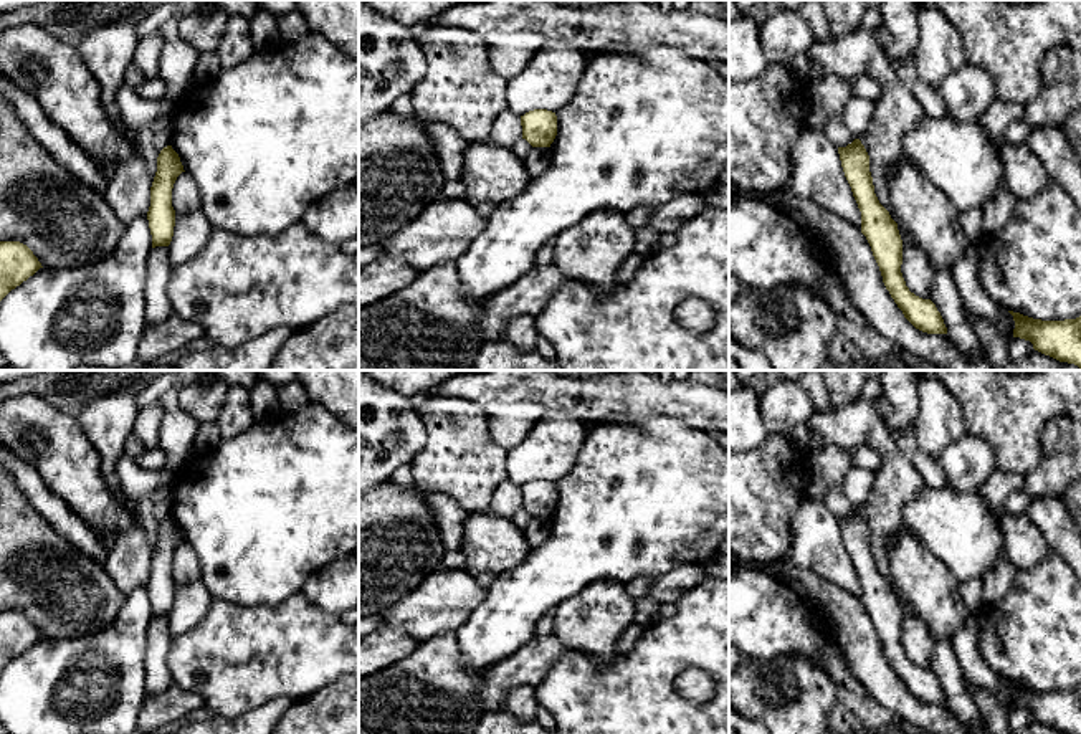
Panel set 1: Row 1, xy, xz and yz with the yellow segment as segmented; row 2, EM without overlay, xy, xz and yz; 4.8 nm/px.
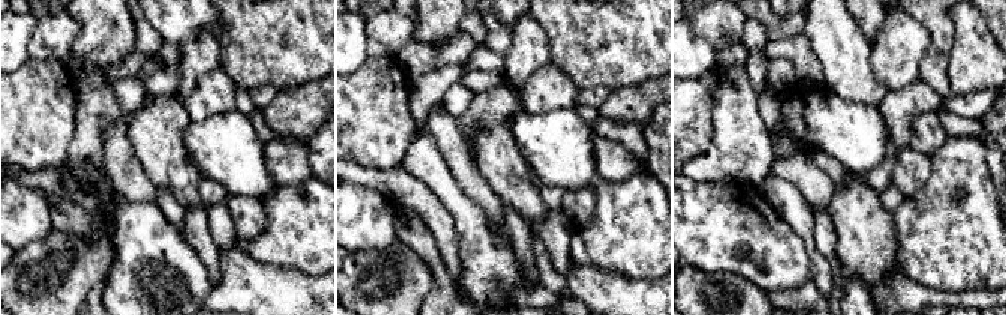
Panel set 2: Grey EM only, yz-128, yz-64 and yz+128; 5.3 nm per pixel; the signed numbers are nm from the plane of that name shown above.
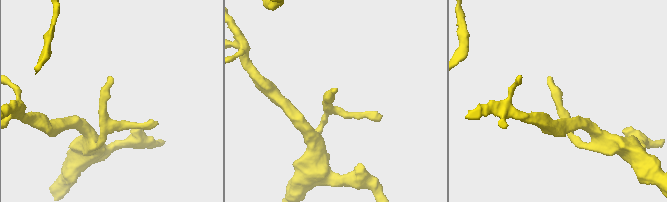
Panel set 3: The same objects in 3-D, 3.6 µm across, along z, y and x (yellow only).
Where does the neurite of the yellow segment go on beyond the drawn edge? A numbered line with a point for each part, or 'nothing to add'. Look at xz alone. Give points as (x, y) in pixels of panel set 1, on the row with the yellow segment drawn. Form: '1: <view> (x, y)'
1: xz (521, 147)

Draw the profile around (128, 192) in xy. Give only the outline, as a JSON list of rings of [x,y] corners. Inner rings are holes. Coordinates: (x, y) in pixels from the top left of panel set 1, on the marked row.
[[[132,141],[132,155],[116,167],[104,198],[127,225],[134,218],[147,215],[152,182],[145,159],[140,155],[137,142]]]

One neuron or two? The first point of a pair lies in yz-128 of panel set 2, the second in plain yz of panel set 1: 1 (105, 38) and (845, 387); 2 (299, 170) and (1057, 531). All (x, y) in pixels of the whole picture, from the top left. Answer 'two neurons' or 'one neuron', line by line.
1: one neuron
2: two neurons

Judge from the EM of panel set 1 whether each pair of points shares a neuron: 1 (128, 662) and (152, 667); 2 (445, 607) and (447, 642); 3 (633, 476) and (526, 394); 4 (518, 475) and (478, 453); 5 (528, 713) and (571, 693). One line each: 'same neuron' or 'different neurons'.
1: different neurons
2: different neurons
3: different neurons
4: different neurons
5: different neurons

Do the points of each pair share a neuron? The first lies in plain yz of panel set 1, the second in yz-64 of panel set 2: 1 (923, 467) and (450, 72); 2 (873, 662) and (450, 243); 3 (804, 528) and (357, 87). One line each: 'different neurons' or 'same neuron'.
1: same neuron
2: same neuron
3: different neurons

